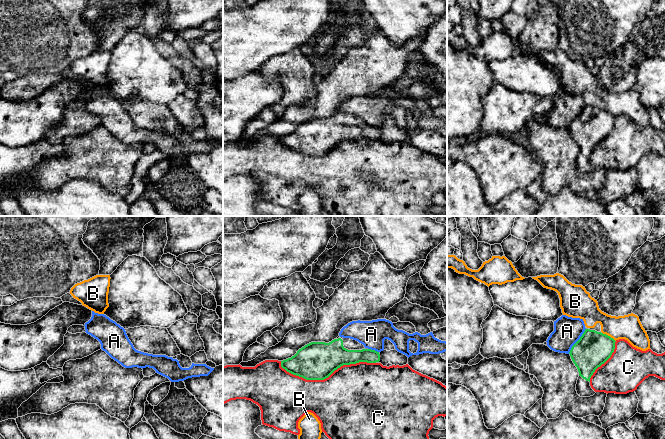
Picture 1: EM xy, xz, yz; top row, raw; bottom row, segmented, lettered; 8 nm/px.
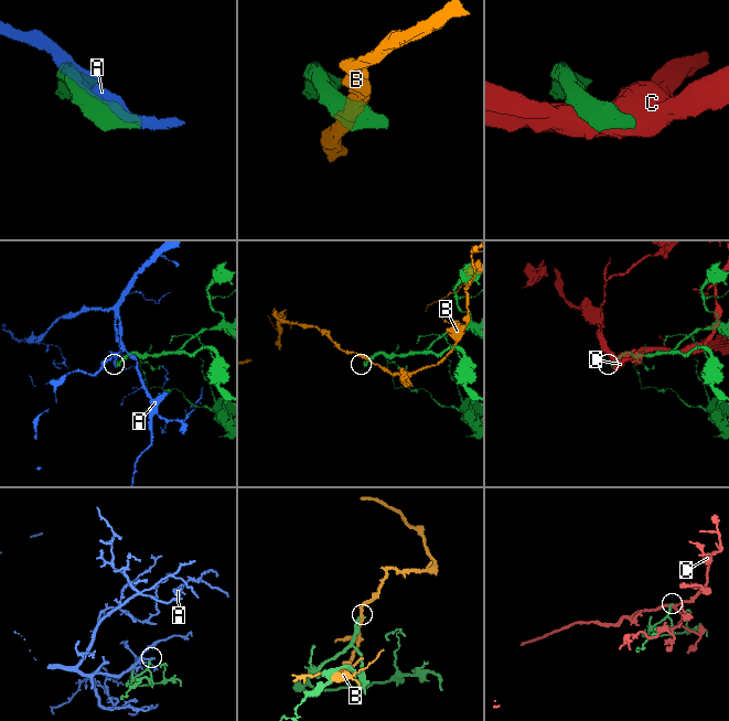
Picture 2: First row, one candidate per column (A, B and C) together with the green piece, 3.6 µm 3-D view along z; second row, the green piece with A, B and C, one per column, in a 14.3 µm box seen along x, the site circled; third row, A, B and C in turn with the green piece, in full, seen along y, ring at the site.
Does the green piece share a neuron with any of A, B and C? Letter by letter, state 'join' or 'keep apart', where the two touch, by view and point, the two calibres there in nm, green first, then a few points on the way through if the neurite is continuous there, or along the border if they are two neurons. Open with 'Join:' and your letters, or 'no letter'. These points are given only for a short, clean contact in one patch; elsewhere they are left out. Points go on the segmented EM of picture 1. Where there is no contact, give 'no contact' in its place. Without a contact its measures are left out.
Join: no letter
A: keep apart; meets green in yz at (577, 341); 280 nm thick on the green side, 220 nm on the other
B: keep apart; meets green in yz at (609, 336); 280 nm thick on the green side, 200 nm on the other; border along yz (602, 332), (609, 335), (615, 341)
C: keep apart; meets green in xz at (327, 377); 300 nm thick on the green side, 500 nm on the other

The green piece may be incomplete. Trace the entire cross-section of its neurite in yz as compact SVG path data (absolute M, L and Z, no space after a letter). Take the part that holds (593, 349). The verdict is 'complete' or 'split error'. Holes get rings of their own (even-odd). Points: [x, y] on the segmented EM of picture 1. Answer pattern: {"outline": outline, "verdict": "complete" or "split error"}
{"outline": "M585 329L572 346L569 354L579 372L576 391L580 397L590 397L596 393L590 386L590 378L595 370L611 357L615 342L606 334Z", "verdict": "split error"}

